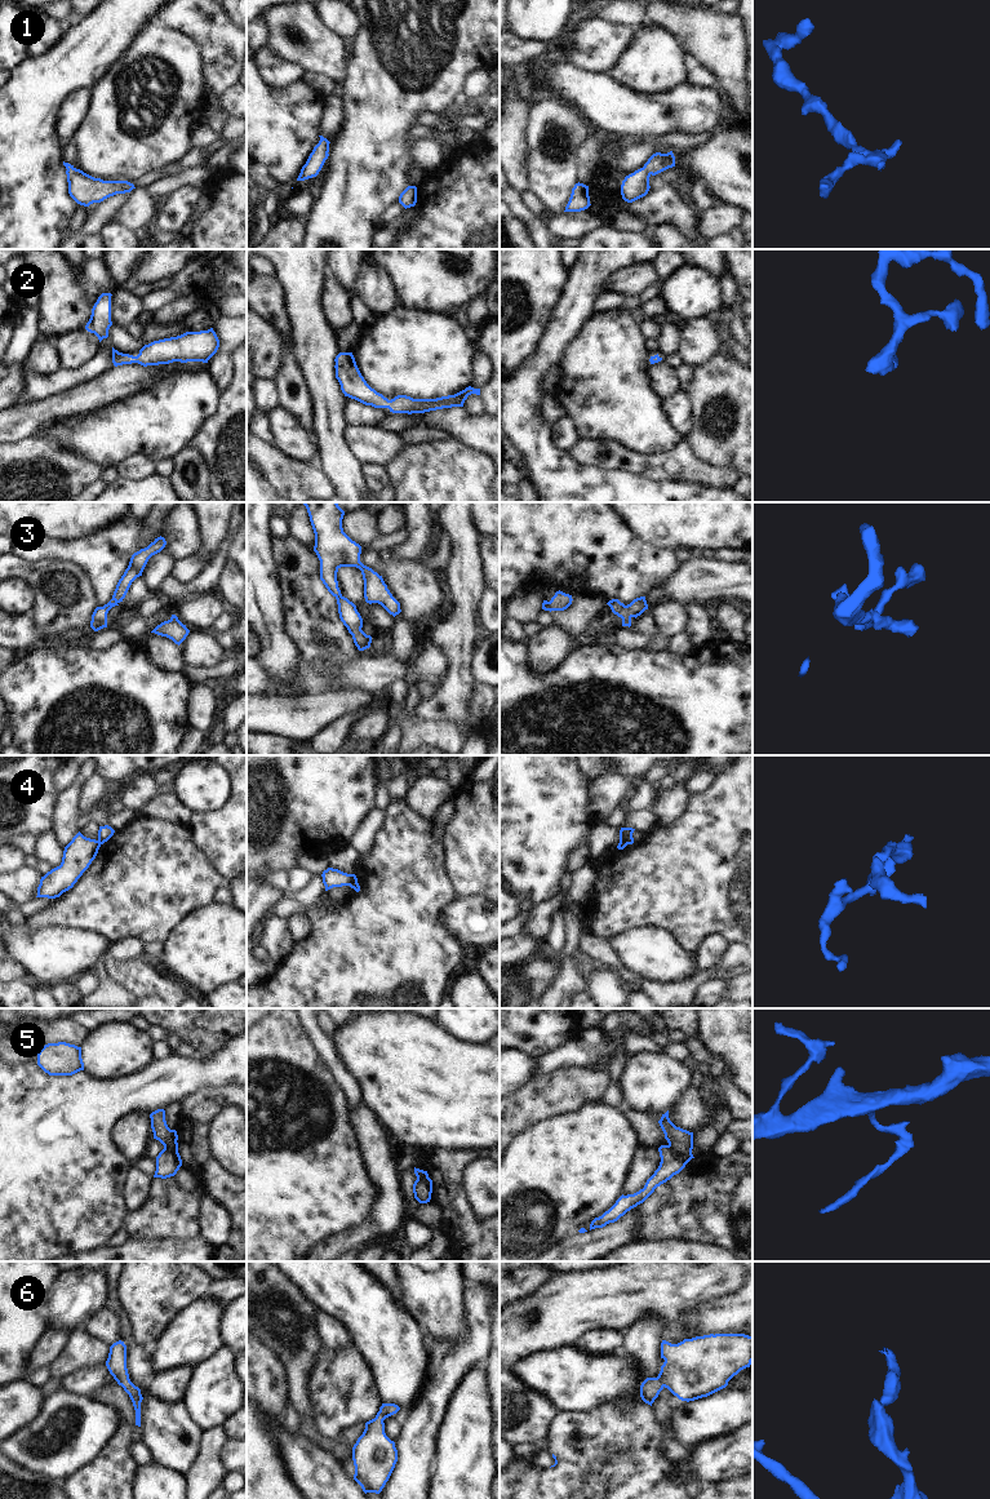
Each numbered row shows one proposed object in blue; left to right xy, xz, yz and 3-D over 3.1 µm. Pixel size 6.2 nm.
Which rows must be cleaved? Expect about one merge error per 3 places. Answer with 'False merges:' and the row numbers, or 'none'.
False merges: 4, 5

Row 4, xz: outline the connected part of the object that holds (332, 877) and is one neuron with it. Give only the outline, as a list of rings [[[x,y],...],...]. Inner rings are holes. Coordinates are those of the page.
[[[328,868],[323,872],[323,883],[325,886],[325,891],[333,888],[333,887],[342,887],[342,886],[350,886],[352,882],[352,874],[343,873],[338,869]]]

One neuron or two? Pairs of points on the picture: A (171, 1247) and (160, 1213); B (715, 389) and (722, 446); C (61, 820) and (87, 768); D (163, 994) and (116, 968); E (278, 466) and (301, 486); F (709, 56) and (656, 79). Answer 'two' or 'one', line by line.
A: two
B: one
C: one
D: one
E: one
F: two

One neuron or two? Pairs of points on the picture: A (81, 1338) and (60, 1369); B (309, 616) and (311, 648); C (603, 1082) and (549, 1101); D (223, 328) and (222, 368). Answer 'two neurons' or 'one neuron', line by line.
A: one neuron
B: one neuron
C: one neuron
D: one neuron

